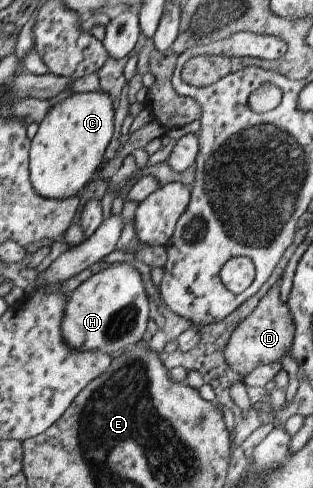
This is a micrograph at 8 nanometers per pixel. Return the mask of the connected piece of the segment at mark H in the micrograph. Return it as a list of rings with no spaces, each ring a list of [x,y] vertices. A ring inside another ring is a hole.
[[[120,258],[118,265],[99,271],[80,284],[68,296],[60,328],[62,338],[70,348],[79,352],[102,351],[111,355],[111,353],[124,353],[130,345],[143,339],[151,309],[149,308],[148,294],[145,291],[142,275],[131,264],[131,260],[131,258]]]

